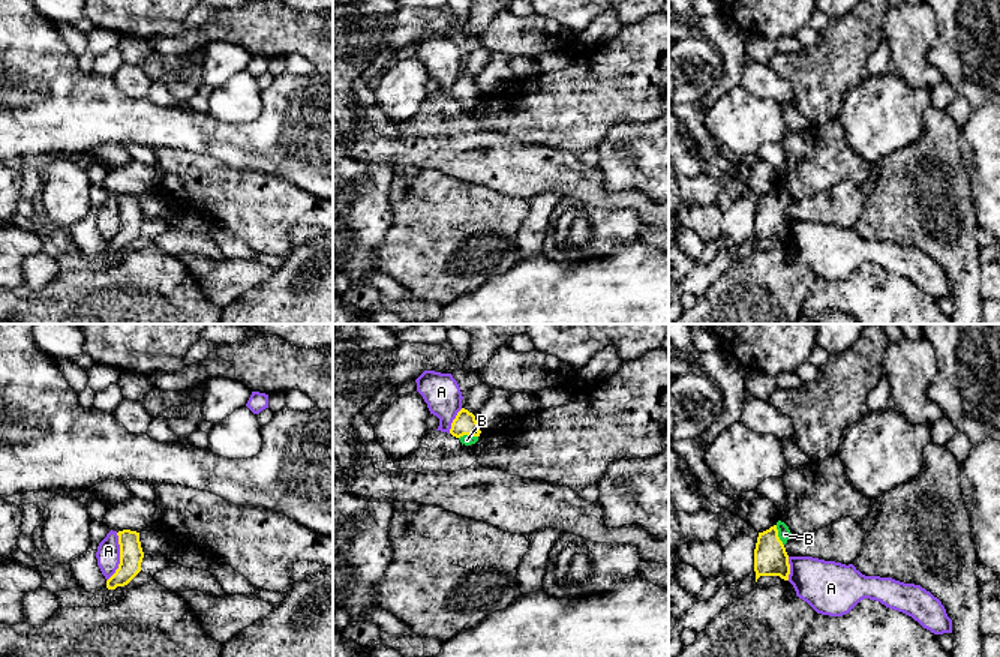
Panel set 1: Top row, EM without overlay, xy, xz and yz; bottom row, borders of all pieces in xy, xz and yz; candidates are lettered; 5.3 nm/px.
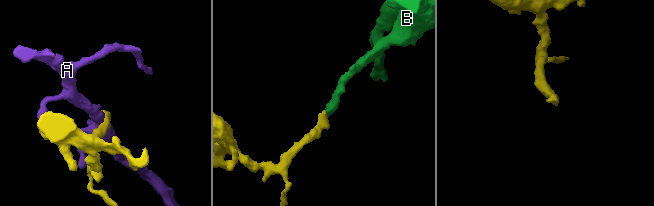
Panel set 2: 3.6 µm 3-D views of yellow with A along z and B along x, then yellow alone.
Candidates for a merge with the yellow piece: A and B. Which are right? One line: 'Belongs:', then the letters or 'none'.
Belongs: B

